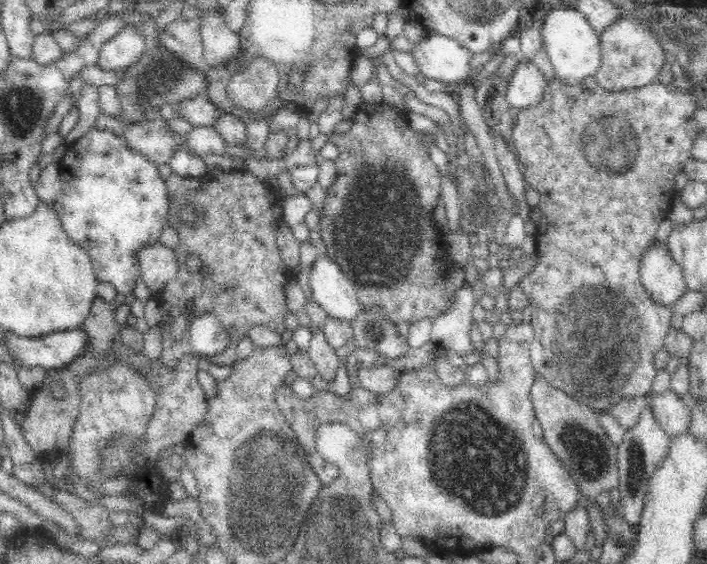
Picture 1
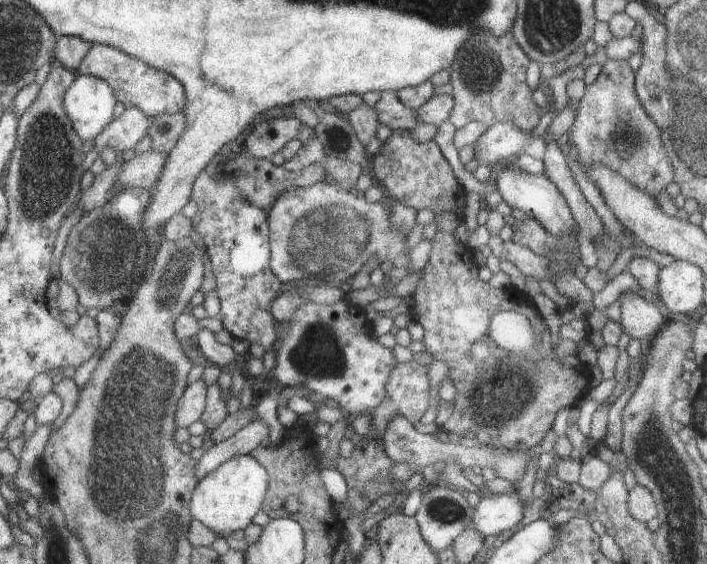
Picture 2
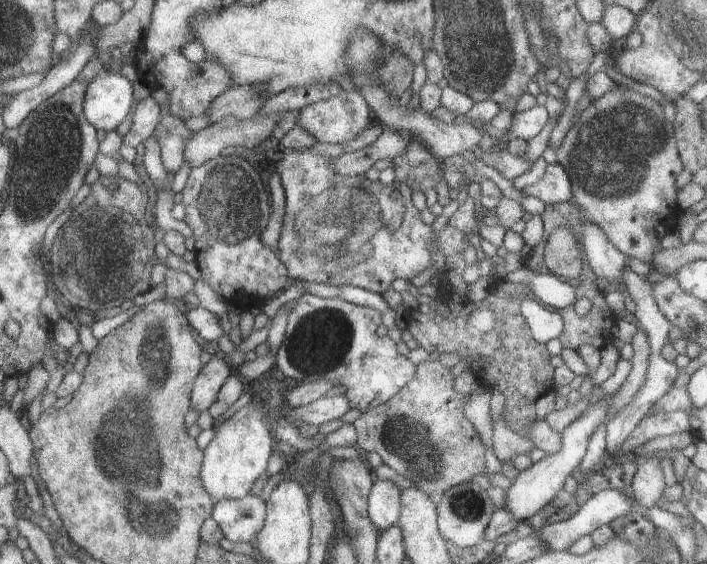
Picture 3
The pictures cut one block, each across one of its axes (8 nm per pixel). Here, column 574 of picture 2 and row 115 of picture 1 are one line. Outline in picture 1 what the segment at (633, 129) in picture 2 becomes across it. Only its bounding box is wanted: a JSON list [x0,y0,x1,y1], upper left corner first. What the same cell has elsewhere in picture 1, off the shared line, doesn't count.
[113,43,208,125]

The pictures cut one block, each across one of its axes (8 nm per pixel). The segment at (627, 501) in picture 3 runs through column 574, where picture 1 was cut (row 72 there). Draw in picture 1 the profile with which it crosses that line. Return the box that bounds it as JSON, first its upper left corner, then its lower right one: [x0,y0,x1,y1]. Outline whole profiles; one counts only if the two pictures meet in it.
[506,59,548,108]

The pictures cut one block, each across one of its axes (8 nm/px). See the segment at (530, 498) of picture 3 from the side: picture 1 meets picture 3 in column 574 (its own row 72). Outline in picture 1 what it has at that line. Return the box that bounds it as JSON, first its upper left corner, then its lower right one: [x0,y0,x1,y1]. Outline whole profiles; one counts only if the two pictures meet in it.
[411,33,474,82]

